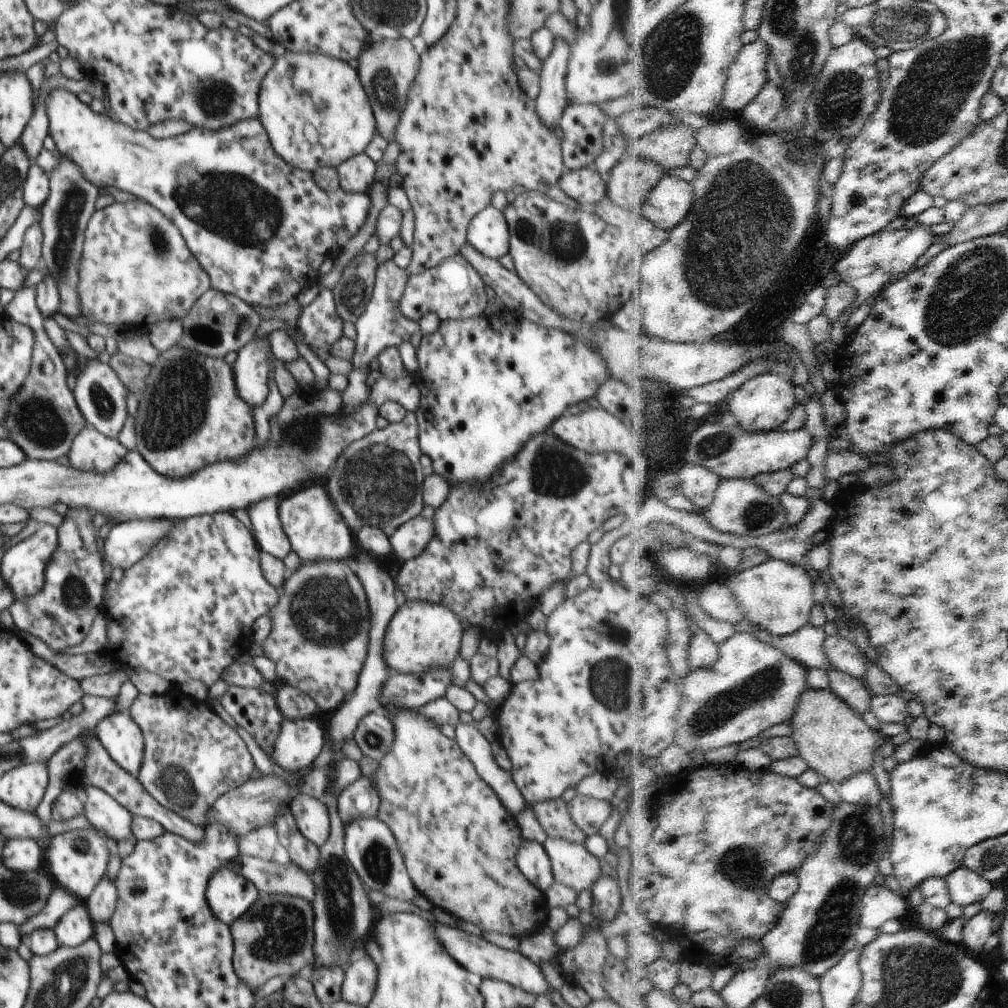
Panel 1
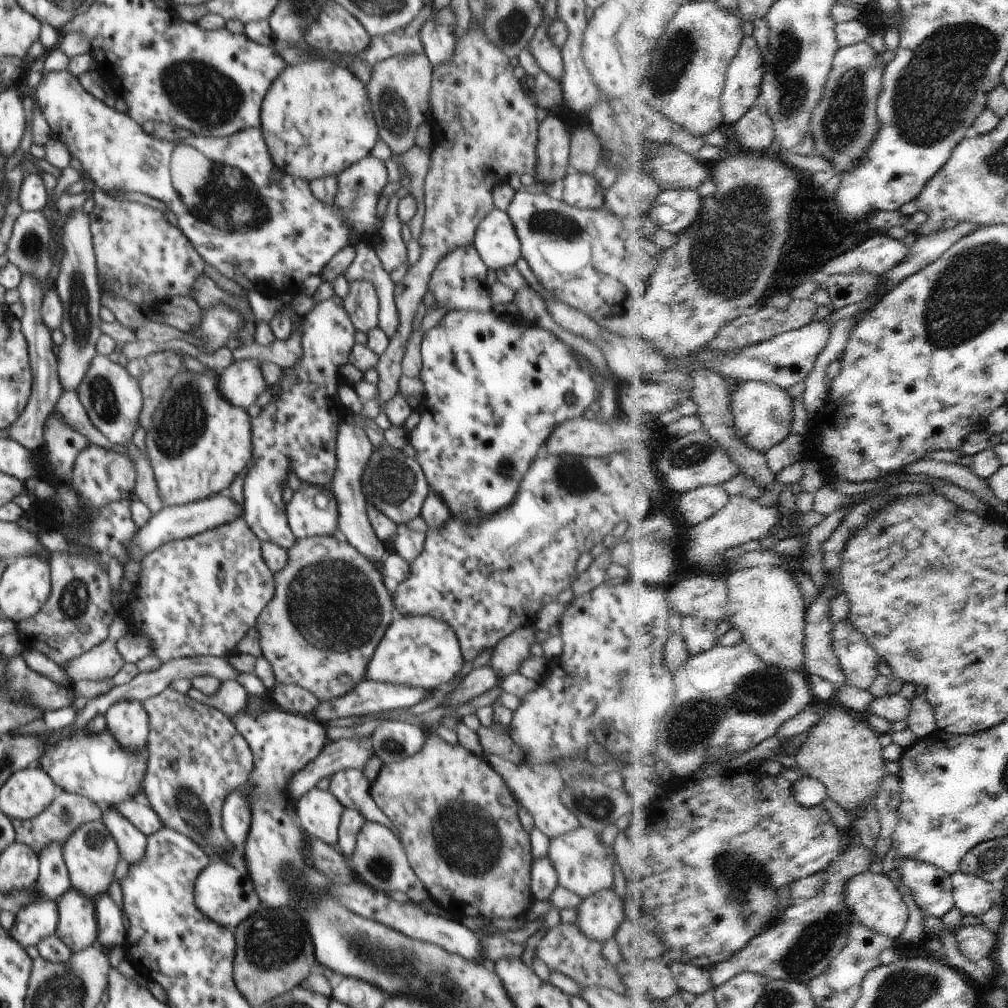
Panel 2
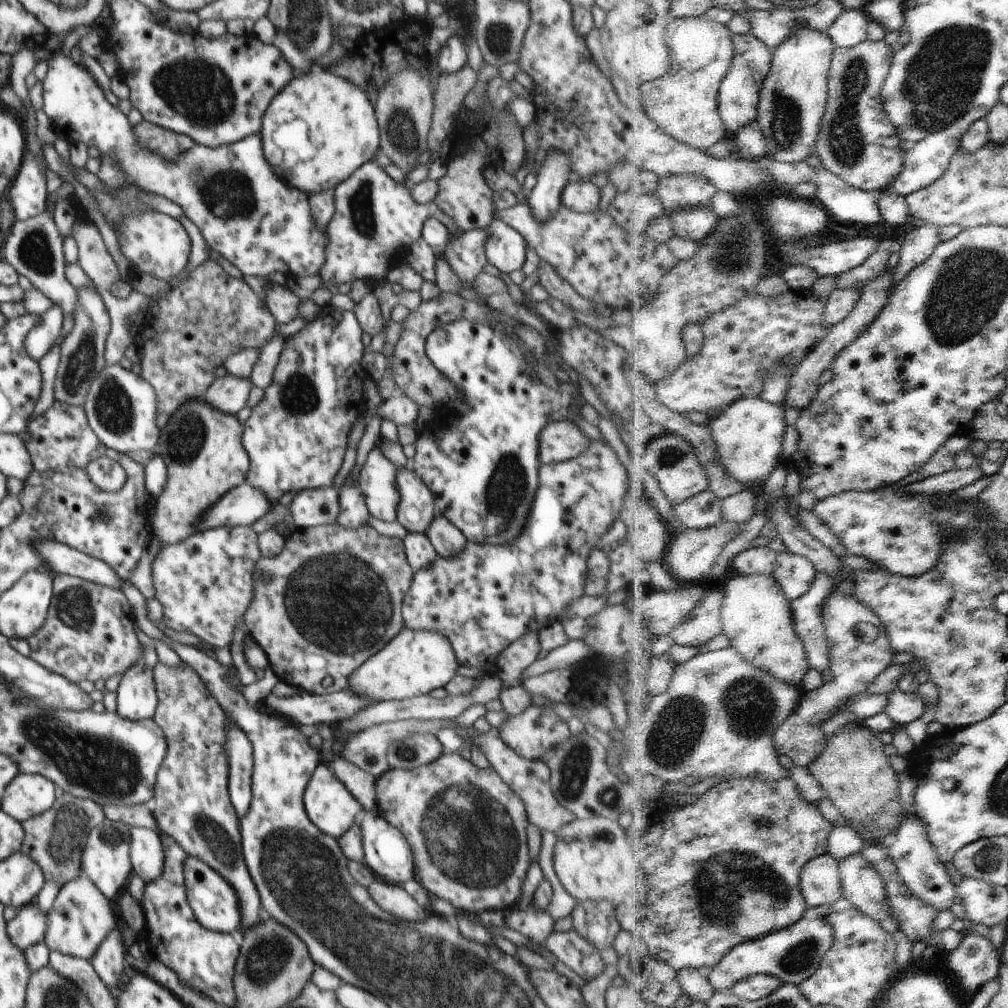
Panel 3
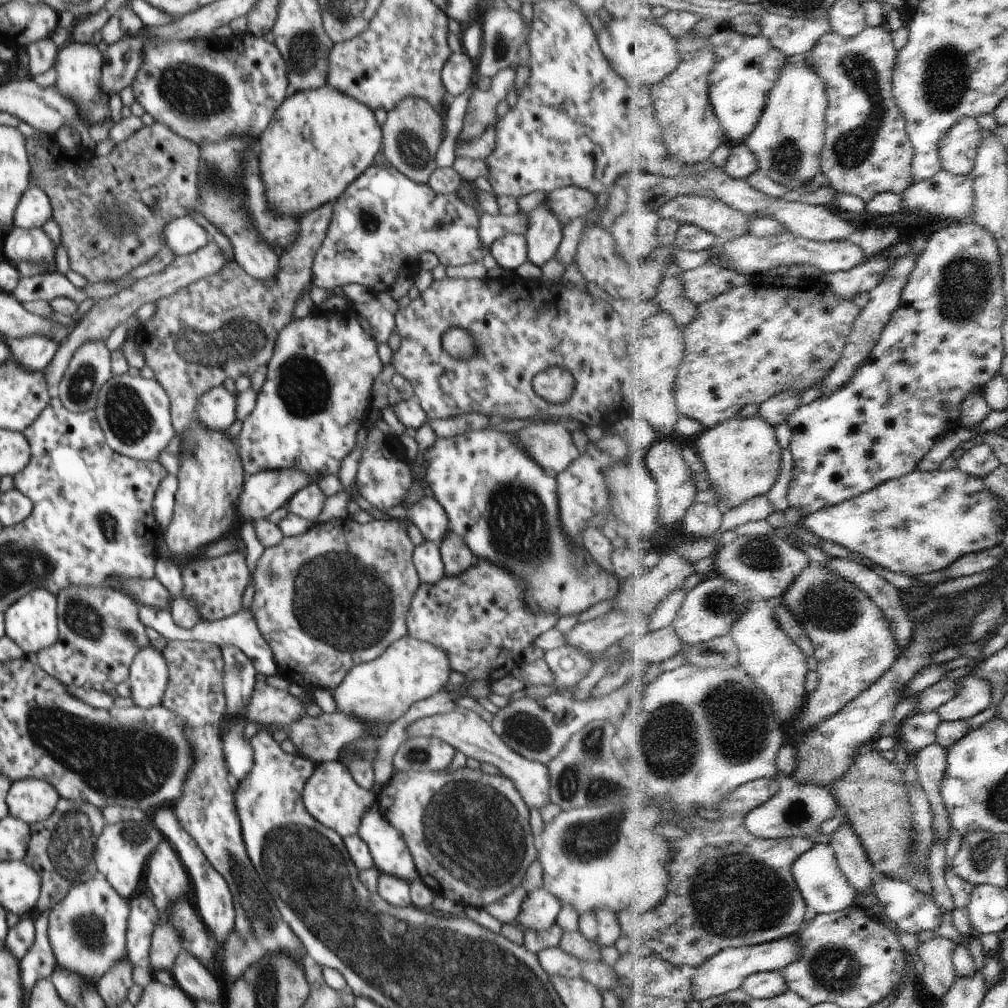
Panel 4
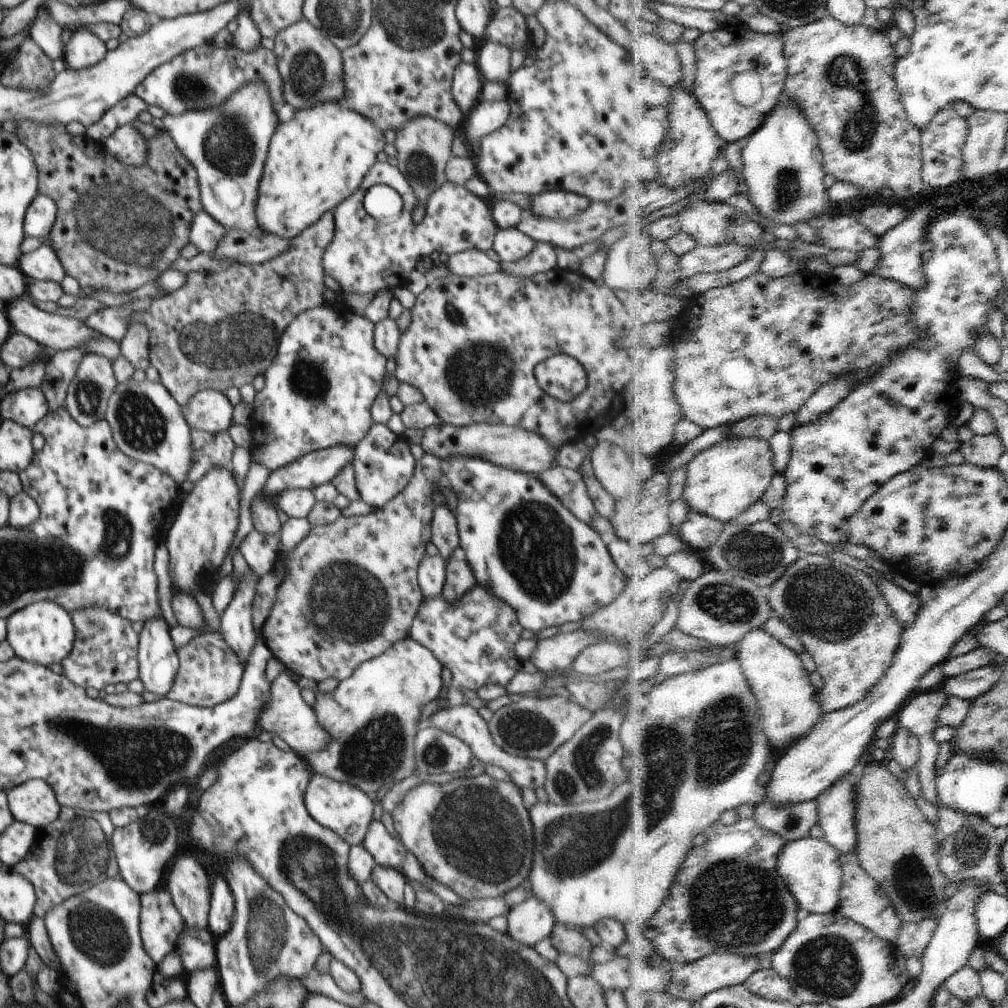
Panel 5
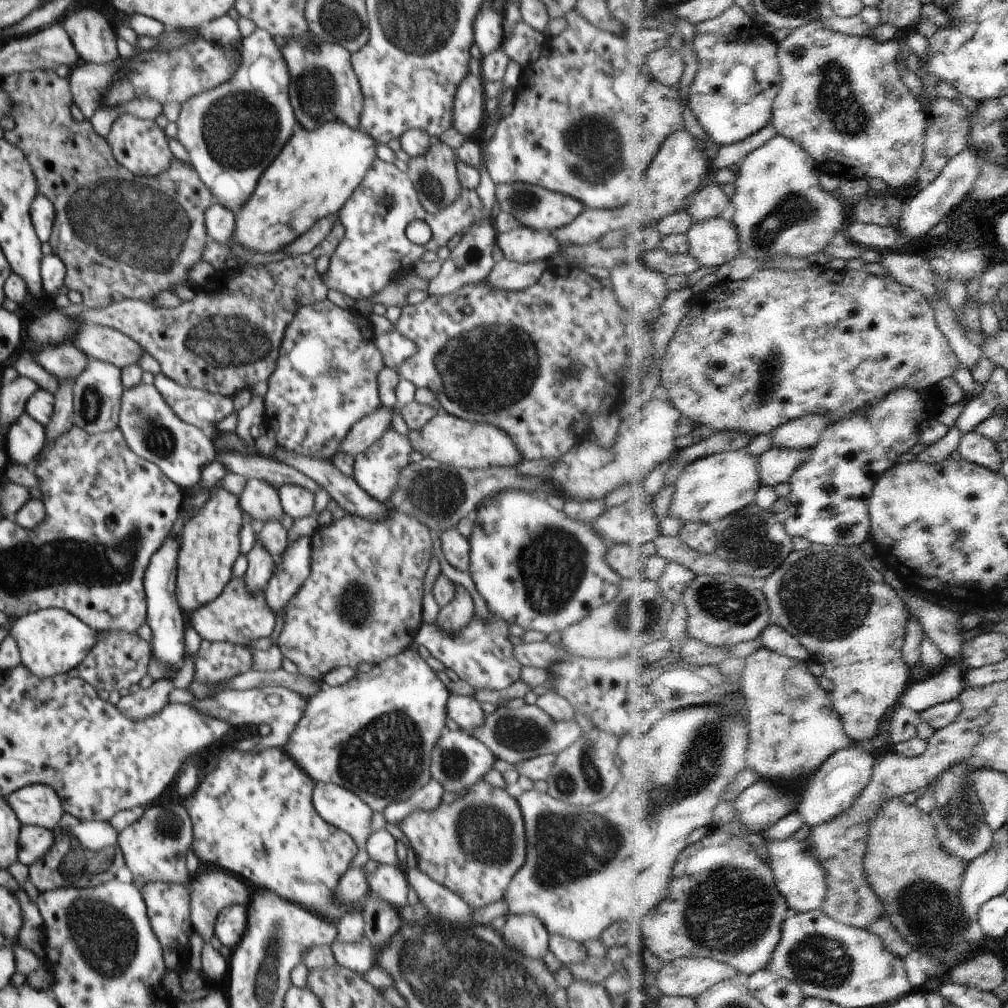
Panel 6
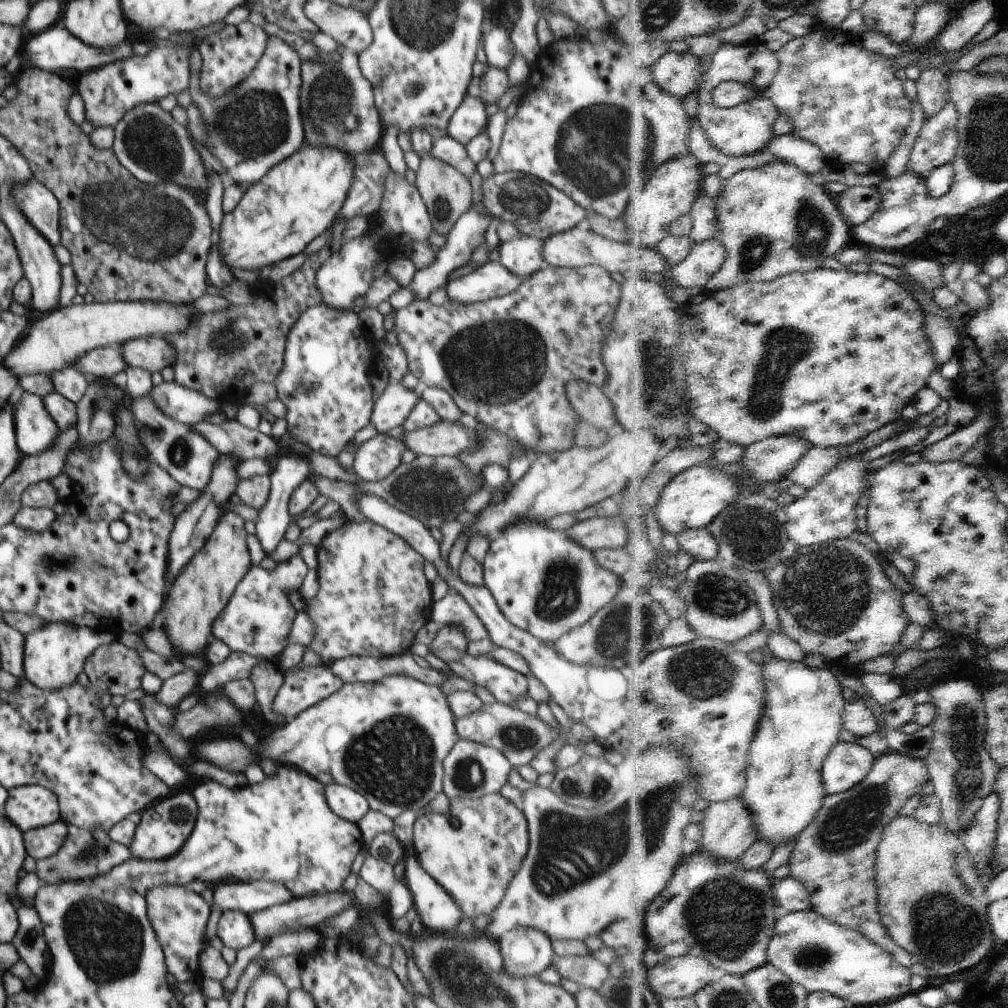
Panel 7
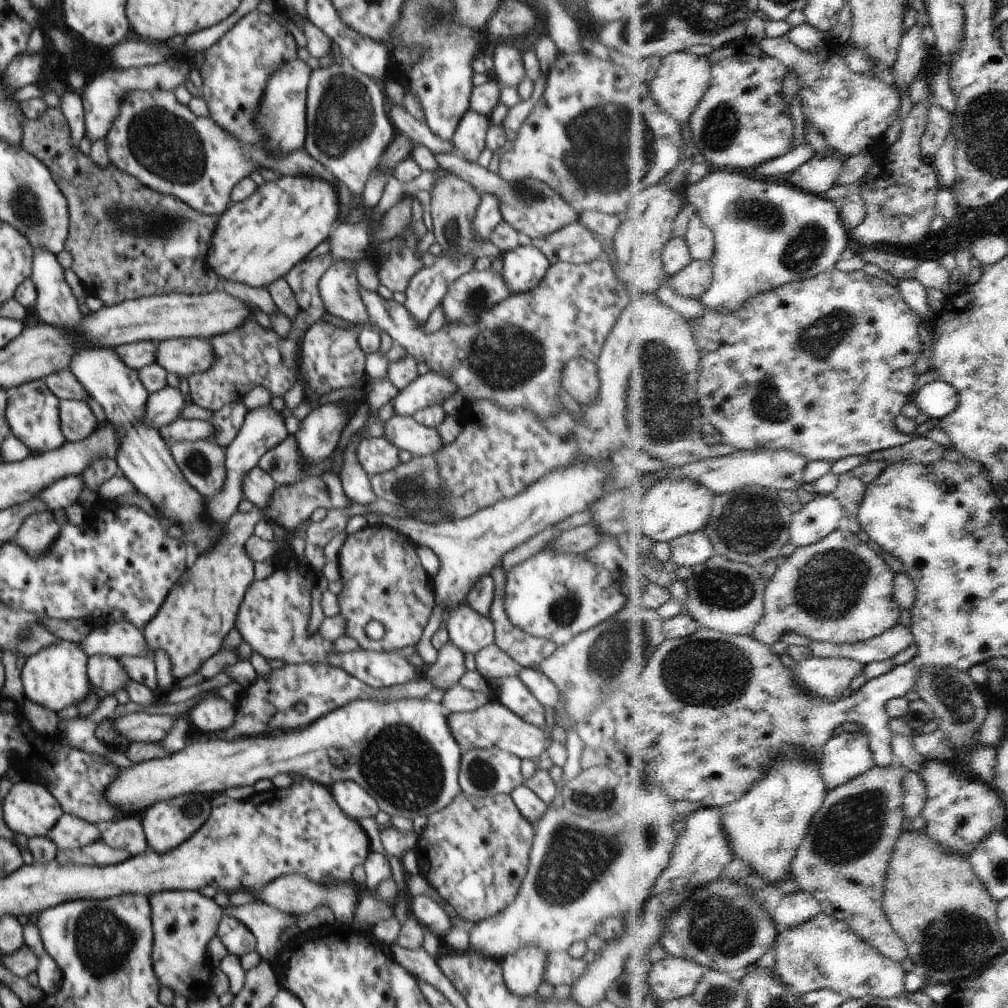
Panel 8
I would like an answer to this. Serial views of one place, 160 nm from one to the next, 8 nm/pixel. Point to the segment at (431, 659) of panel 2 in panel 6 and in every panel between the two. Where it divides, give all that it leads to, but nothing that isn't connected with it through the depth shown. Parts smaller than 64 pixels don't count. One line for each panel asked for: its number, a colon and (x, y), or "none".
3: (413, 663)
4: (378, 692)
5: (372, 718)
6: (374, 735)

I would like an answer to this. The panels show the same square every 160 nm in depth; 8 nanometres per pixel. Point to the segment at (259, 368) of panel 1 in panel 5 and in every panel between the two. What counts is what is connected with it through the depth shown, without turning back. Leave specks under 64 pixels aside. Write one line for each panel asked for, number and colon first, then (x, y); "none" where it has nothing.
2: (240, 383)
3: (229, 394)
4: (216, 409)
5: (210, 411)

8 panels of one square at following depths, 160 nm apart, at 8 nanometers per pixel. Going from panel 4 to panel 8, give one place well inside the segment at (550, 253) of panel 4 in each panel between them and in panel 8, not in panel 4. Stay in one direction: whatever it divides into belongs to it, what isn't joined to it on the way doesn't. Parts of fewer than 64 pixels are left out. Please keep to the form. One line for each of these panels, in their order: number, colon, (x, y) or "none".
5: (542, 258)
6: (506, 275)
7: (492, 279)
8: (476, 291)

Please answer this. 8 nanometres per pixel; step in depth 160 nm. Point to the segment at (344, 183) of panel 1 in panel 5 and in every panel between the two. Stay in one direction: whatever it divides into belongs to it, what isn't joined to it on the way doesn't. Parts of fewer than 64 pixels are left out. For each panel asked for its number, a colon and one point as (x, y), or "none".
2: (359, 190)
3: (376, 219)
4: (382, 222)
5: (364, 256)

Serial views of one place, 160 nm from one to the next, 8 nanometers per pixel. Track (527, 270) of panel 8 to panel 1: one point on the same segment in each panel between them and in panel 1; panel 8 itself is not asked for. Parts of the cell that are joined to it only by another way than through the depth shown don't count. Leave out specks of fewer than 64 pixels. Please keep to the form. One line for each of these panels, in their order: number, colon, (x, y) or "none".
1: (488, 232)
2: (495, 239)
3: (505, 248)
4: (510, 251)
5: (512, 245)
6: (524, 245)
7: (523, 255)

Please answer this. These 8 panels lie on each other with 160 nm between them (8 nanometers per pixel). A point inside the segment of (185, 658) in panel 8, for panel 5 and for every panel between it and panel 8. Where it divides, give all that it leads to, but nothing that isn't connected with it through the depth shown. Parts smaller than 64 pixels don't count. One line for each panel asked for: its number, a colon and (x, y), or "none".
5: (198, 542)
6: (210, 545)
7: (202, 589)

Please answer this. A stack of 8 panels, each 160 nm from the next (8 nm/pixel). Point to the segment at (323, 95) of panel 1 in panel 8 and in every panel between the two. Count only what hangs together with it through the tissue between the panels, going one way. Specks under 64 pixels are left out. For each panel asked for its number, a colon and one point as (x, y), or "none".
2: (317, 120)
3: (320, 128)
4: (319, 141)
5: (319, 158)
6: (317, 172)
7: (297, 200)
8: (256, 241)

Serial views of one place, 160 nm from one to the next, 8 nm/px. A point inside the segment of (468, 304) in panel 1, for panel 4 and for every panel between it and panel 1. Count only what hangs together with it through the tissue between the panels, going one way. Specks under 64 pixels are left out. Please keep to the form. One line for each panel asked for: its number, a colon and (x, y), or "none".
2: (458, 282)
3: (466, 255)
4: (492, 227)

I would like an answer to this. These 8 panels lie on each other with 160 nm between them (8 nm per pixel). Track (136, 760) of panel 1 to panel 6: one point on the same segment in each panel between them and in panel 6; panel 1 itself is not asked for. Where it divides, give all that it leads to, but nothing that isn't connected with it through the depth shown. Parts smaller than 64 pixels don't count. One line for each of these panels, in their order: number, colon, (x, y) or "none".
2: (128, 721)
3: (137, 700)
4: (149, 674)
5: (158, 661)
6: (164, 616)

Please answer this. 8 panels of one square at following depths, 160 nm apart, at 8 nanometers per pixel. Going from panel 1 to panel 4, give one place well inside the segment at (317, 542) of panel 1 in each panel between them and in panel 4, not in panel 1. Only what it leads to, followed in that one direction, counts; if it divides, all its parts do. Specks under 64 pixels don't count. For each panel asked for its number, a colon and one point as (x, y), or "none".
2: (312, 512)
3: (316, 506)
4: (308, 502)

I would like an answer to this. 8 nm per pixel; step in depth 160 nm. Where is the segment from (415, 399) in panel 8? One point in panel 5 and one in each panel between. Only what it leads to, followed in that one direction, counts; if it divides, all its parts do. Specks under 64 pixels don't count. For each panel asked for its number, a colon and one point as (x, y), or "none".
5: (320, 466)
6: (368, 430)
7: (392, 407)

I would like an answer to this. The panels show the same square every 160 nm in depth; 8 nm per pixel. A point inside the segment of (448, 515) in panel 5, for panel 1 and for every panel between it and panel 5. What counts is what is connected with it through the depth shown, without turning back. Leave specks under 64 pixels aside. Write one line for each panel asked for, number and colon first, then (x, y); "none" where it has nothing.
1: (377, 480)
2: (395, 484)
3: (416, 510)
4: (427, 514)

